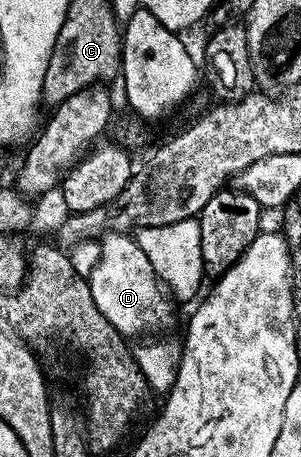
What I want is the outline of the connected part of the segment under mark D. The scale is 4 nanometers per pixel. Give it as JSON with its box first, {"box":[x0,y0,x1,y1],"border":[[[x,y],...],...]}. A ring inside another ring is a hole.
{"box":[86,231,173,338],"border":[[[109,231],[99,243],[100,261],[86,279],[90,294],[94,294],[94,306],[98,306],[106,322],[110,322],[110,326],[114,326],[124,338],[129,338],[135,332],[152,334],[155,328],[166,327],[172,320],[173,301],[157,280],[156,271],[150,266],[140,245],[131,235],[114,231]]]}

